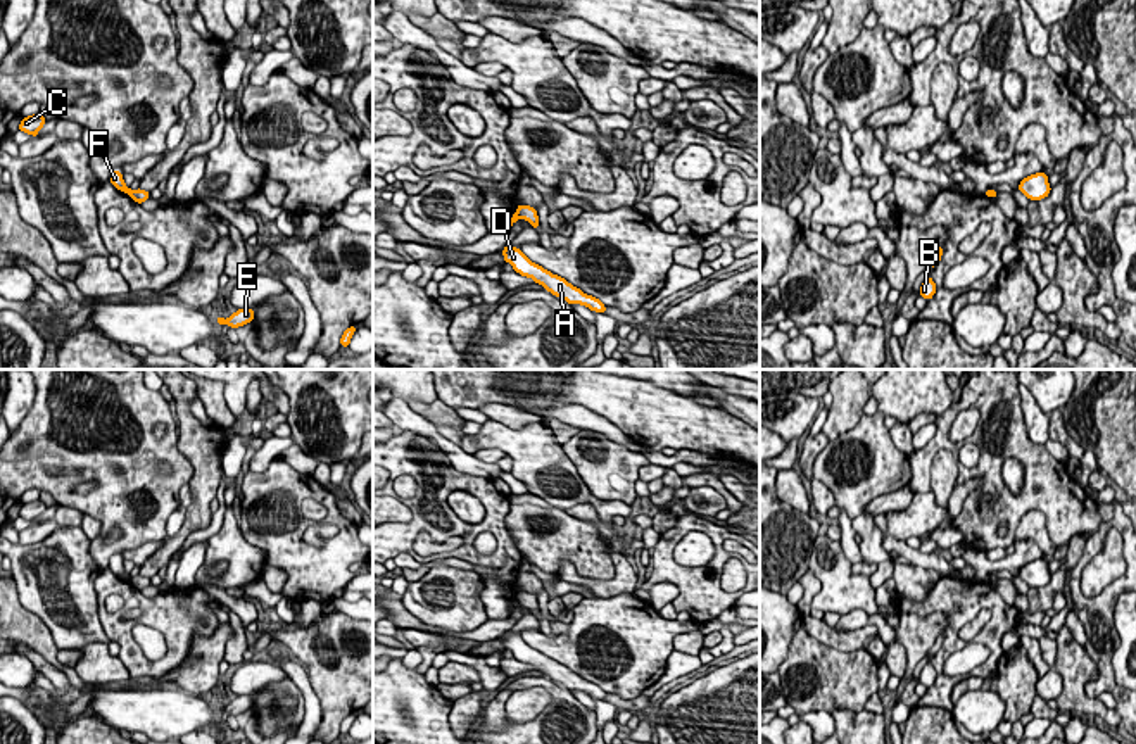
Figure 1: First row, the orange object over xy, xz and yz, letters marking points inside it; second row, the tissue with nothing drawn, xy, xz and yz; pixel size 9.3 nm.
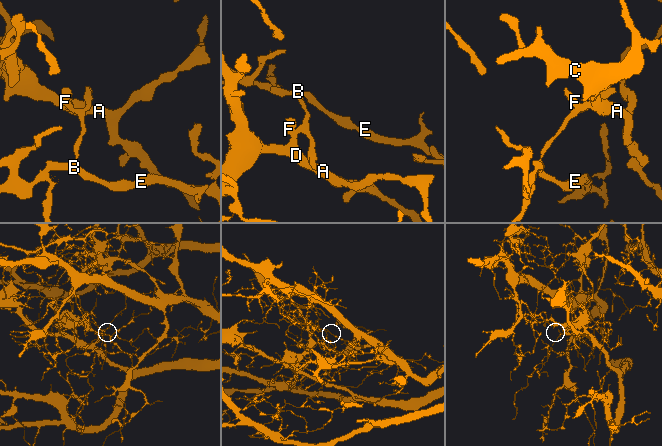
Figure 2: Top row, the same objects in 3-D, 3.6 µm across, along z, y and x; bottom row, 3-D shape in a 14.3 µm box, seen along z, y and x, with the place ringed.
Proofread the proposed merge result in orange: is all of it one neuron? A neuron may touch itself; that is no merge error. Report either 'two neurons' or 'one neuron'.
two neurons

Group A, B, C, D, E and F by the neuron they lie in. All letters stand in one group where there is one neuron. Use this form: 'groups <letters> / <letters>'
groups A C D F / B E

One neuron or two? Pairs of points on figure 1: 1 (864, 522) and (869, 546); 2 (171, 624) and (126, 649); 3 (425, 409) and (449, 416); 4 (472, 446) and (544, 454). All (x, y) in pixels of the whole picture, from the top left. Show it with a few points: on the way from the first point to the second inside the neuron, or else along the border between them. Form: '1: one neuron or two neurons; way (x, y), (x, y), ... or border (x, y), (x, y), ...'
1: one neuron; way (865, 527), (869, 541)
2: one neuron; way (156, 620), (137, 620), (126, 629), (126, 634)
3: one neuron; way (430, 409), (444, 415)
4: one neuron; way (489, 441), (510, 441), (527, 447)

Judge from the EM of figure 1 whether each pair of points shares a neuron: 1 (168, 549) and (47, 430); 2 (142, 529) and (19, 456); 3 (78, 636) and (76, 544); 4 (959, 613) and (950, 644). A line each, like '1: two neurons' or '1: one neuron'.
1: two neurons
2: one neuron
3: one neuron
4: one neuron

